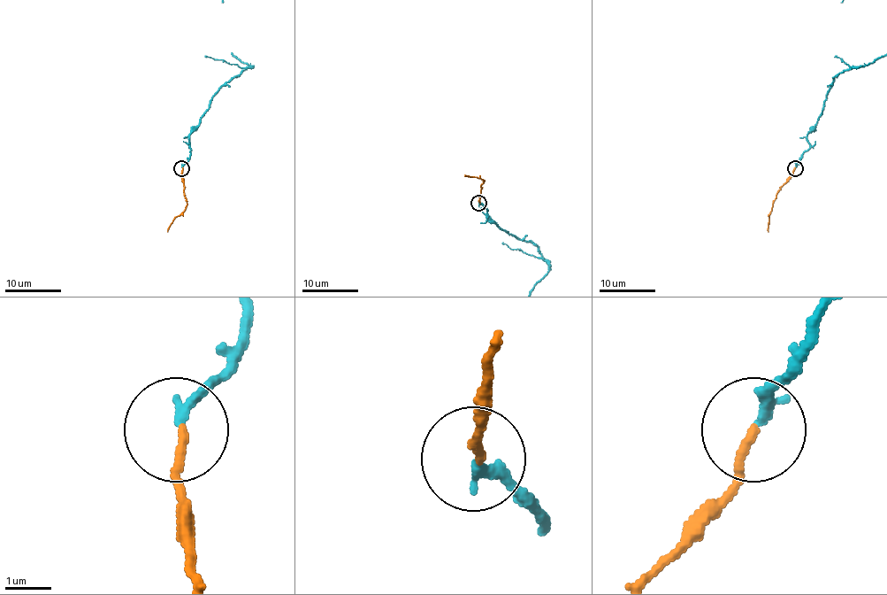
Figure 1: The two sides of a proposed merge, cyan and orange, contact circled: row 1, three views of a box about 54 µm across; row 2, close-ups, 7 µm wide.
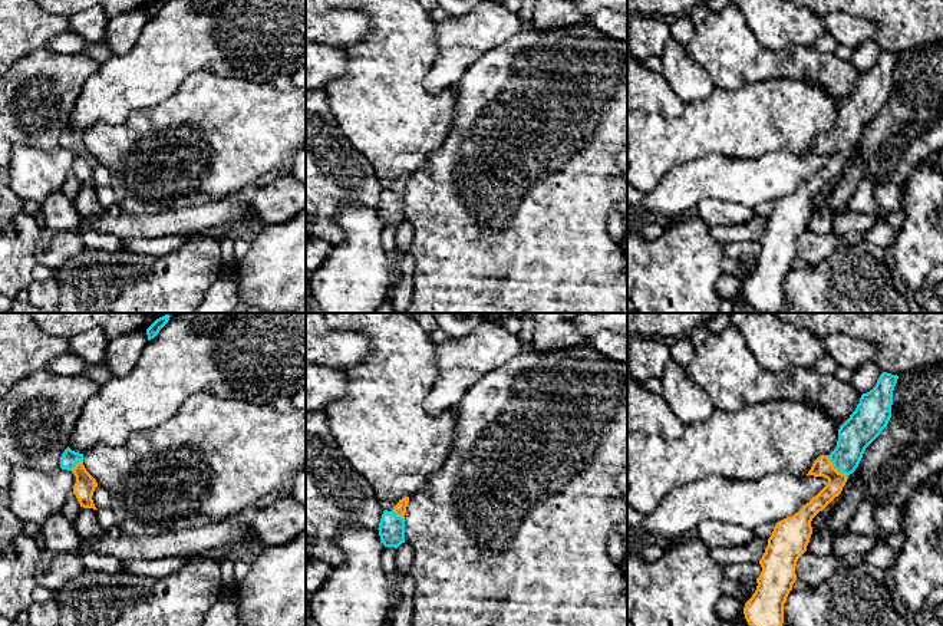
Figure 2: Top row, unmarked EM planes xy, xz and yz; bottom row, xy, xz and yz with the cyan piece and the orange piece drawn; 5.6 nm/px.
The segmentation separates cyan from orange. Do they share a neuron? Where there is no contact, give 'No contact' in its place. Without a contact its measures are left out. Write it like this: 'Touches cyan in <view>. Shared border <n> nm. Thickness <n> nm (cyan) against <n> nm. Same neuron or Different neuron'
Touches cyan in yz. Shared border 170 nm. Thickness 190 nm (cyan) against 110 nm. Same neuron

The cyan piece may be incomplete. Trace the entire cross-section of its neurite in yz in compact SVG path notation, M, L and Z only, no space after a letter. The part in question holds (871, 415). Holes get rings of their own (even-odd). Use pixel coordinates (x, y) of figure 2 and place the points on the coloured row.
M883 372L876 386L861 395L855 411L838 429L835 449L818 457L807 474L824 477L828 484L798 513L775 524L759 560L762 571L756 579L756 590L743 607L749 626L782 626L784 603L797 580L795 566L812 534L811 521L841 494L865 448L887 426L897 379L897 375Z

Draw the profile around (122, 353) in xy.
M146 330L125 333L109 340L103 363L111 369L113 378L126 376L135 368L146 342Z

